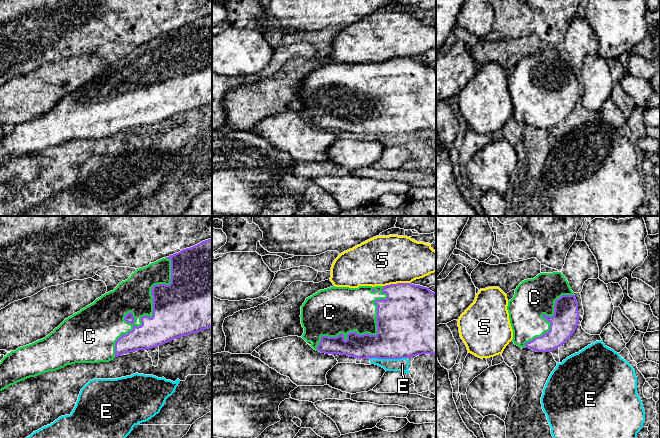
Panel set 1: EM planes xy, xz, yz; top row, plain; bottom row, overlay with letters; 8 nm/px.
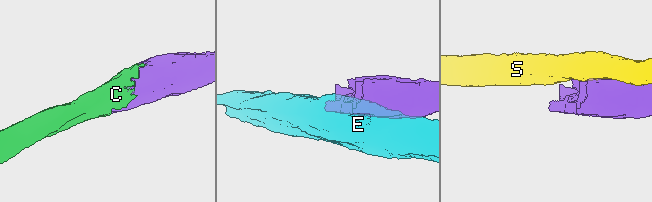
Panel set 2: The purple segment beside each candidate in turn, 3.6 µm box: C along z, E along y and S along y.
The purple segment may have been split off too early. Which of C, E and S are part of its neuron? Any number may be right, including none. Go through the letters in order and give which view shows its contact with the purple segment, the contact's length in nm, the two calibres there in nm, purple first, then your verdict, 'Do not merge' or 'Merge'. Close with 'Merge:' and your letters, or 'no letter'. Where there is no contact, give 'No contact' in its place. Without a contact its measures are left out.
C: Touches purple in xy. Shared border 900 nm. Thickness 440 nm (purple) against 280 nm. Merge
E: Touches purple in xz. Shared border 300 nm. Thickness 420 nm (purple) against 100 nm. Do not merge
S: Touches purple in xz. Shared border 220 nm. Thickness 440 nm (purple) against 400 nm. Do not merge
Merge: C

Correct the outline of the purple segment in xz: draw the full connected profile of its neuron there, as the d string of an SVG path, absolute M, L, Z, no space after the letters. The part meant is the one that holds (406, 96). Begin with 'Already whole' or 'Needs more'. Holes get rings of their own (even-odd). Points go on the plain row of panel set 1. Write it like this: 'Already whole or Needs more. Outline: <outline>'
Needs more. Outline: M397 59L386 62L359 62L358 64L349 63L330 63L324 66L320 66L312 72L306 74L305 78L301 82L301 100L304 104L302 114L310 121L314 126L325 130L340 130L347 131L349 133L355 133L359 135L401 135L409 134L422 130L436 131L436 69L429 66L427 63L420 61L414 61L411 59Z

